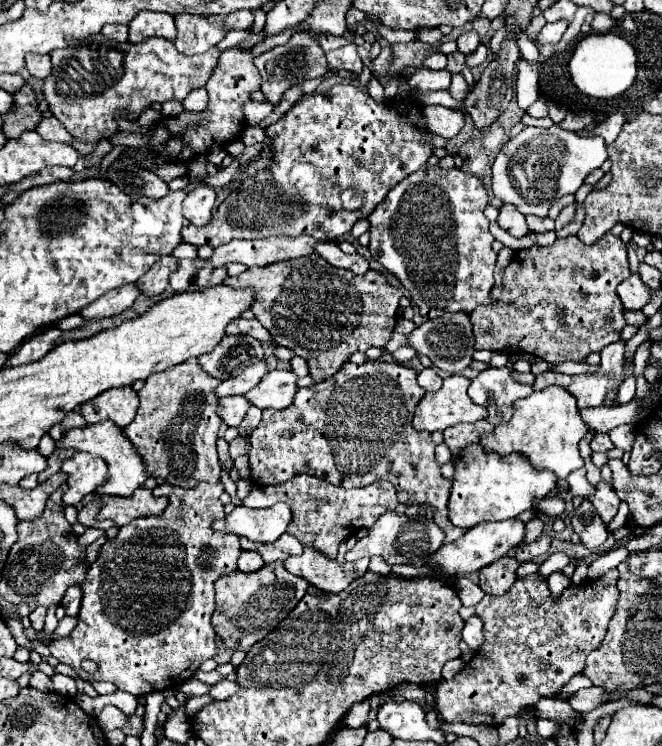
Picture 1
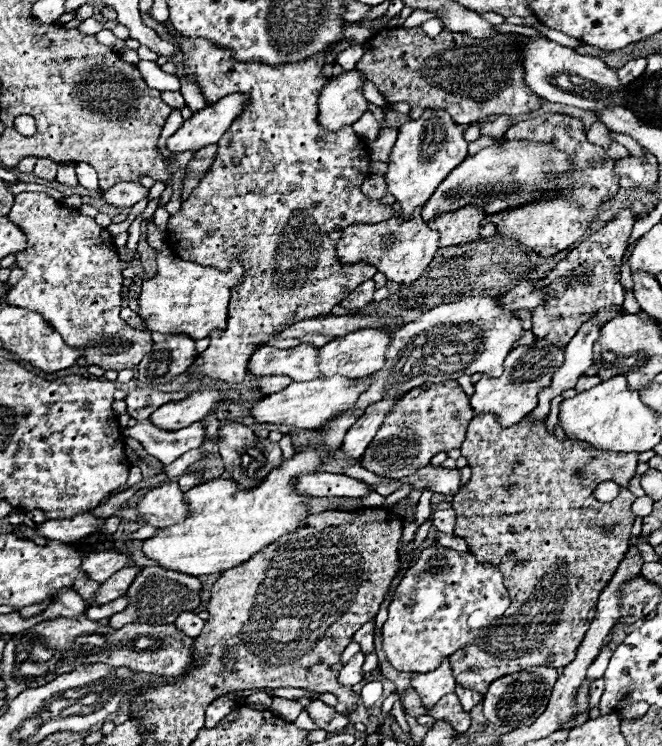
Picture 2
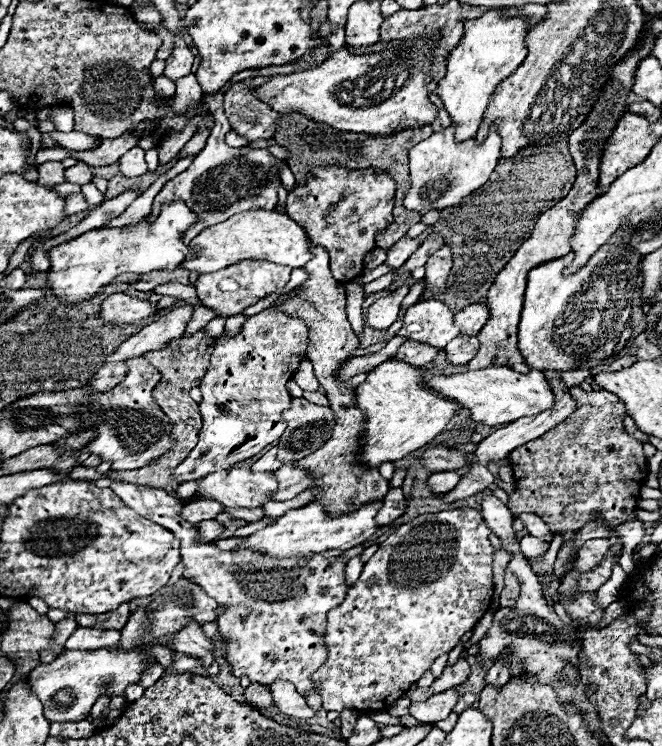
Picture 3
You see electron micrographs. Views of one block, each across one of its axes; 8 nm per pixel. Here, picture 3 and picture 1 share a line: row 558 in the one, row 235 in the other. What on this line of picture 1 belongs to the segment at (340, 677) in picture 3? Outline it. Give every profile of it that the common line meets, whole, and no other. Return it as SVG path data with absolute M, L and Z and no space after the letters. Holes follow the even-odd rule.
M424 166L420 168L420 172L414 172L412 176L408 176L408 180L402 180L400 184L396 184L396 188L392 188L392 192L388 192L388 196L384 198L382 204L376 206L376 210L368 216L370 220L370 244L368 244L368 250L370 254L384 266L386 272L390 272L392 276L396 276L402 286L410 292L410 298L412 298L412 304L418 308L418 312L426 318L438 318L446 312L466 312L470 314L478 304L492 304L492 288L494 288L494 264L496 264L496 252L492 250L492 242L494 242L494 236L490 234L488 230L488 218L484 216L484 206L488 204L488 196L486 196L486 190L484 190L484 184L474 176L474 174L468 174L464 170L458 170L458 168L452 168L452 170L444 170L440 166Z

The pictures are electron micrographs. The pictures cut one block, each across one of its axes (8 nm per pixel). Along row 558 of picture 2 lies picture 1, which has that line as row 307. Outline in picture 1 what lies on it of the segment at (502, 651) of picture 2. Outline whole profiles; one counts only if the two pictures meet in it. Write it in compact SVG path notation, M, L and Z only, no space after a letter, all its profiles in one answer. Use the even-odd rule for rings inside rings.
M612 232L604 234L596 244L592 246L586 246L584 242L580 242L576 236L568 236L568 238L562 238L562 240L556 240L552 246L532 246L532 248L526 248L526 250L518 250L514 260L508 264L508 268L504 270L504 276L502 276L502 298L494 304L488 304L488 306L480 306L476 308L472 314L470 314L470 320L472 320L472 326L474 326L474 336L476 336L476 344L474 348L476 350L492 350L492 352L516 352L518 354L534 354L538 358L542 358L544 362L552 362L552 364L560 364L560 362L566 362L566 360L574 360L574 362L584 362L588 354L592 352L600 352L604 346L620 340L620 332L622 328L626 326L624 322L624 308L622 308L622 302L618 300L618 294L616 294L616 286L630 276L630 268L628 268L628 254L626 254L626 244L614 236Z

